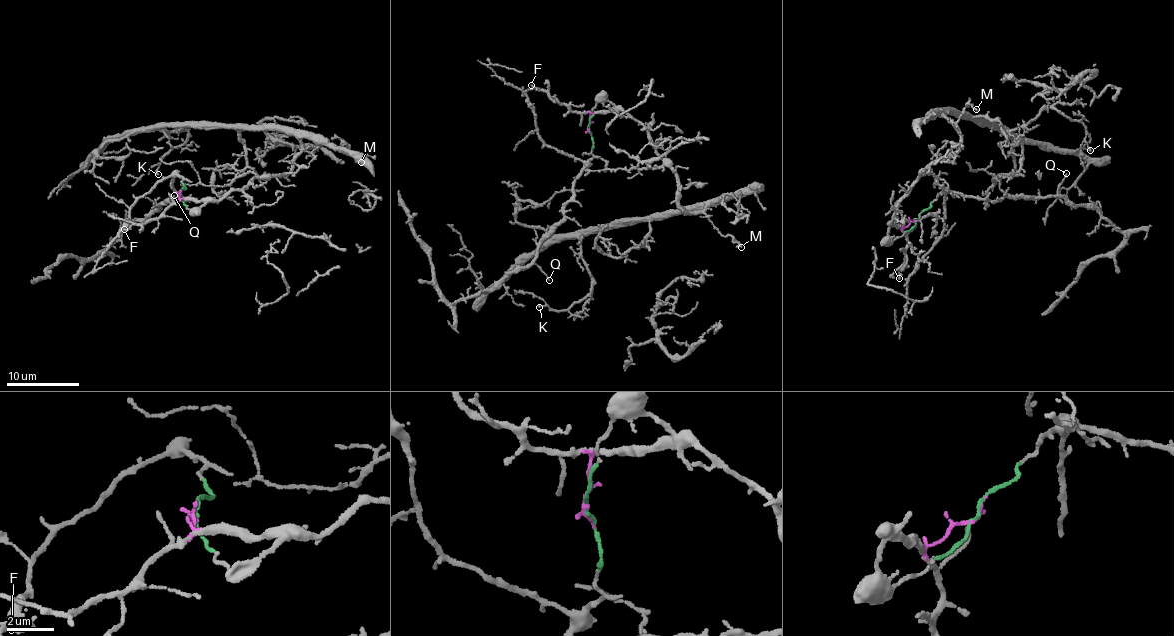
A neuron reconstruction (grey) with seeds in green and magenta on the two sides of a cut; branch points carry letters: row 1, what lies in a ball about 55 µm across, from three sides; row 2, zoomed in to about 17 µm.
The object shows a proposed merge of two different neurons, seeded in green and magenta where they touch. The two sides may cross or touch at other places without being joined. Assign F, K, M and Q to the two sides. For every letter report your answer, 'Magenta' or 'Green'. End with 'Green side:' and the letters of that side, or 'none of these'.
F: Magenta
K: Magenta
M: Magenta
Q: Green
Green side: Q

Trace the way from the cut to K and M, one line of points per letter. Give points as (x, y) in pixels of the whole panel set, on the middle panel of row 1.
K: (588, 131), (591, 113), (624, 110), (679, 205), (705, 205), (583, 234), (592, 292), (539, 307)
M: (588, 131), (591, 113), (624, 110), (646, 129), (677, 177), (679, 205), (703, 212), (741, 247)

